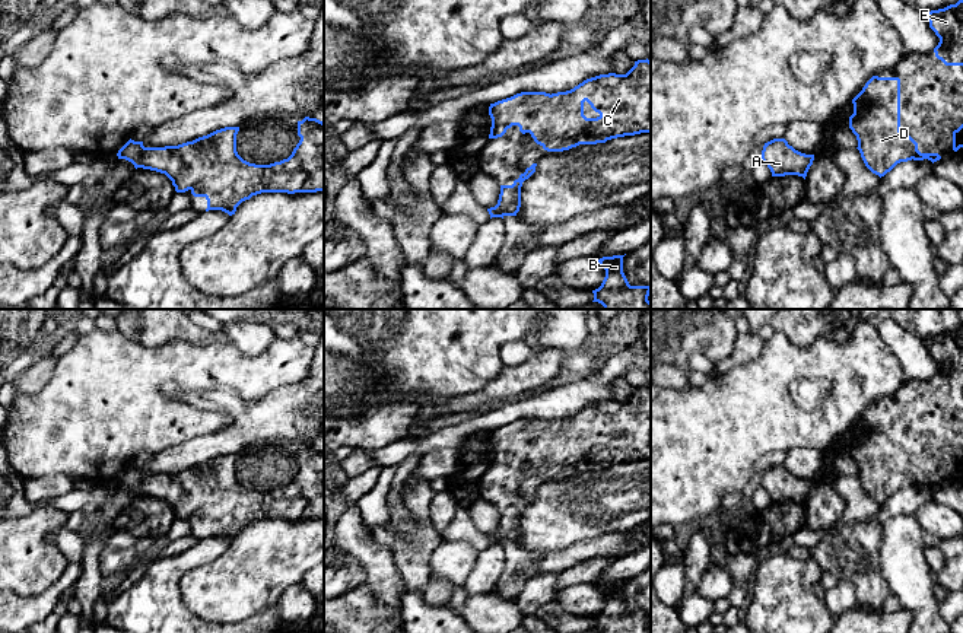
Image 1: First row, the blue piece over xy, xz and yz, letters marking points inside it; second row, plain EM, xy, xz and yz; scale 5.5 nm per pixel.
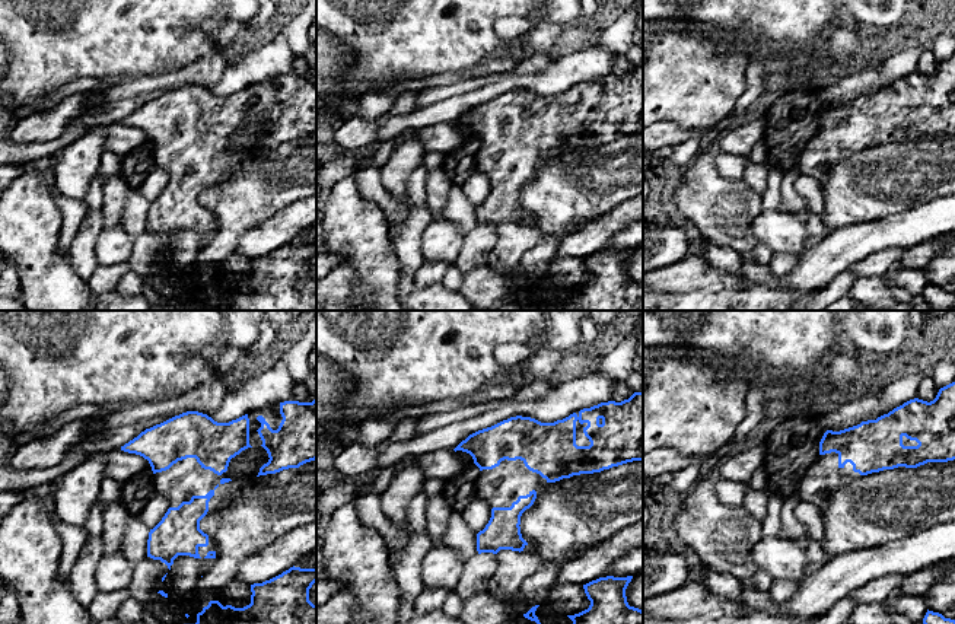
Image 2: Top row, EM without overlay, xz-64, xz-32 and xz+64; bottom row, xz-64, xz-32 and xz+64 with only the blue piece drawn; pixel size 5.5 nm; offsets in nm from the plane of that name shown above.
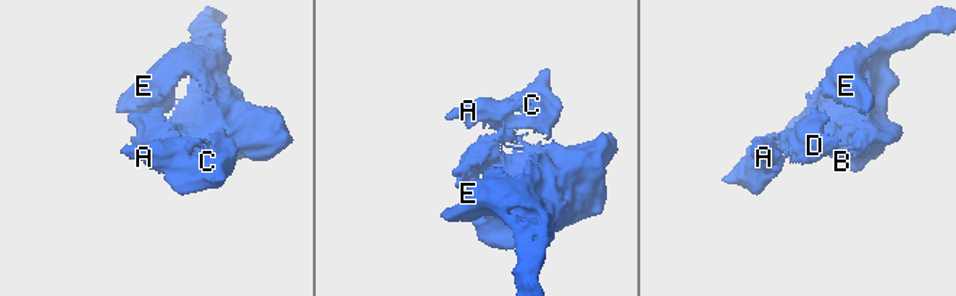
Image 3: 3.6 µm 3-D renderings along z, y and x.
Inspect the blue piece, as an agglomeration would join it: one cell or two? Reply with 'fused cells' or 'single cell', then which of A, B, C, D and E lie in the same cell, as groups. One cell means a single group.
single cell; groups A B C D E

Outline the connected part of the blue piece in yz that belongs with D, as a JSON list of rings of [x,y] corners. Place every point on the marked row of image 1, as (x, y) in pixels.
[[[873,76],[862,90],[852,99],[854,114],[849,117],[849,128],[856,136],[858,150],[865,166],[880,178],[897,163],[928,159],[940,160],[938,153],[921,153],[918,143],[910,136],[900,134],[900,79]]]

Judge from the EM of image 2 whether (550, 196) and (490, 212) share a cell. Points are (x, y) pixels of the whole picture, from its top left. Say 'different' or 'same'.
different

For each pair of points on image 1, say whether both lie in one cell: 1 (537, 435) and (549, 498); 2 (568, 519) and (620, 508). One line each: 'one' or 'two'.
1: two
2: one

